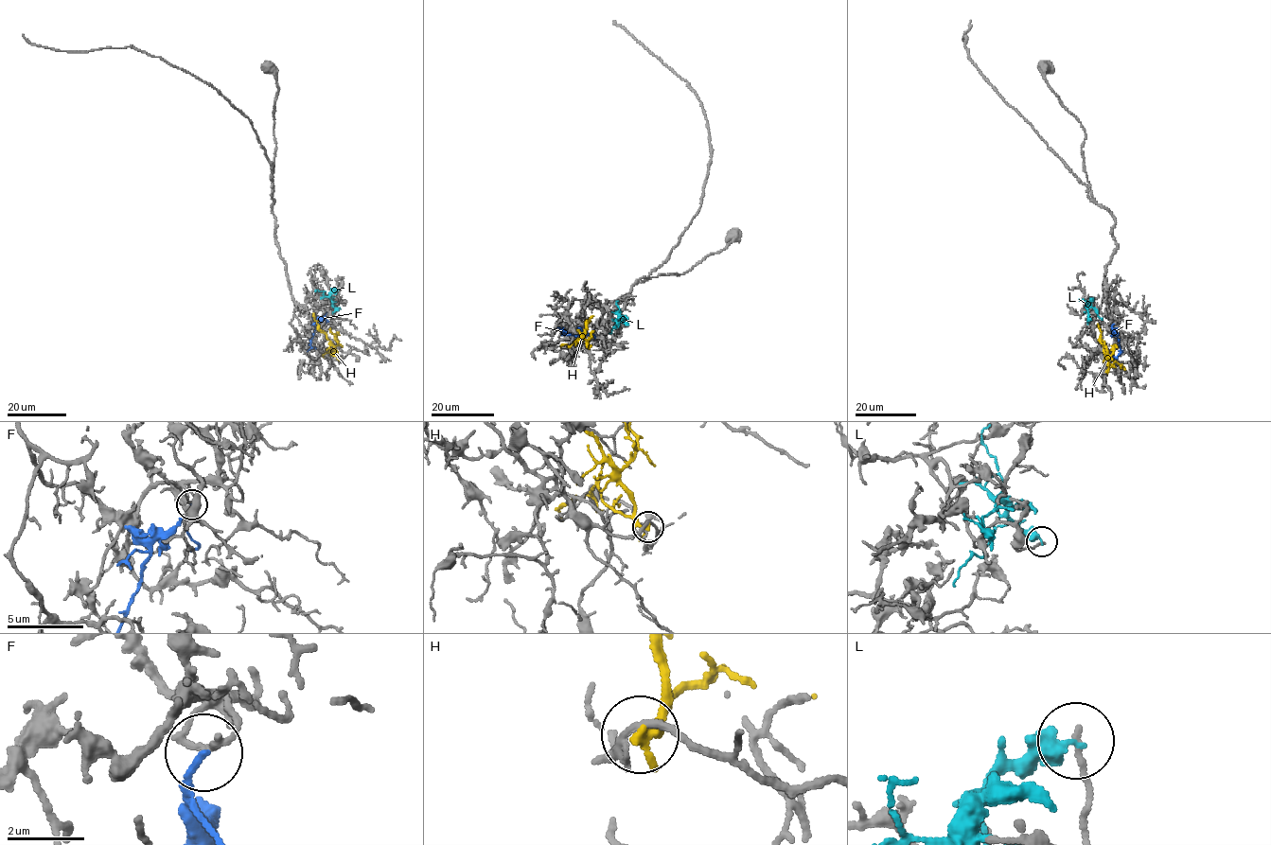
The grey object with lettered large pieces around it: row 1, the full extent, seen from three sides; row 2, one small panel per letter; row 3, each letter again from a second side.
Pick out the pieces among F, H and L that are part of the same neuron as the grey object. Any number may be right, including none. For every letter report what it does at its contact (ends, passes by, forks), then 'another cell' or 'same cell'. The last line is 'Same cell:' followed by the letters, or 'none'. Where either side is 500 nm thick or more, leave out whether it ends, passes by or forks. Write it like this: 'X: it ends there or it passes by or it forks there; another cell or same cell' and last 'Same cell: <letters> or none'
F: it ends there; another cell
H: it ends there; another cell
L: it passes by; another cell
Same cell: none

